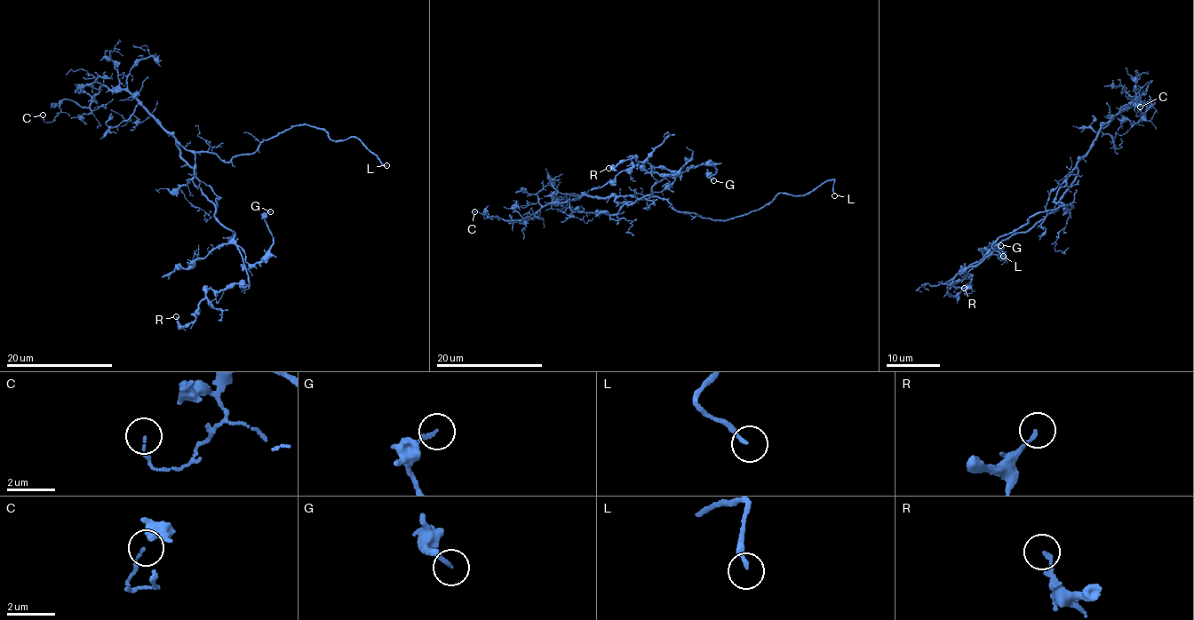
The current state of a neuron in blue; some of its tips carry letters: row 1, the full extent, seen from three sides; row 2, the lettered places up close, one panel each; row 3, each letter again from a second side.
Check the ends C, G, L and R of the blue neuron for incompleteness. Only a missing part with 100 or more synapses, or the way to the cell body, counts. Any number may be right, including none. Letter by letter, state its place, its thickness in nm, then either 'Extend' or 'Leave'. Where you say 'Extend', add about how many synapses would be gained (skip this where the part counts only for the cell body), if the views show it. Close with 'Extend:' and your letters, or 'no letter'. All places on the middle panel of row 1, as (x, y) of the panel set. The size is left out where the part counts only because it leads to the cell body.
C: Place: (474, 211). Thickness 100 nm. Leave
G: Place: (713, 180). Thickness 170 nm. Leave
L: Place: (834, 195). Thickness 160 nm. Extend
R: Place: (608, 168). Thickness 150 nm. Leave
Extend: L

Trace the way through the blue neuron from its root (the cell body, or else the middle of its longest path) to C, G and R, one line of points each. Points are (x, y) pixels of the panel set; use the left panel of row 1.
C: (179, 152), (174, 136), (124, 91), (104, 86), (88, 107), (65, 99), (50, 123), (43, 115)
G: (179, 152), (248, 263), (259, 262), (272, 245), (265, 220), (270, 211)
R: (179, 152), (214, 217), (232, 230), (248, 284), (208, 290), (195, 320), (180, 325), (176, 316)

